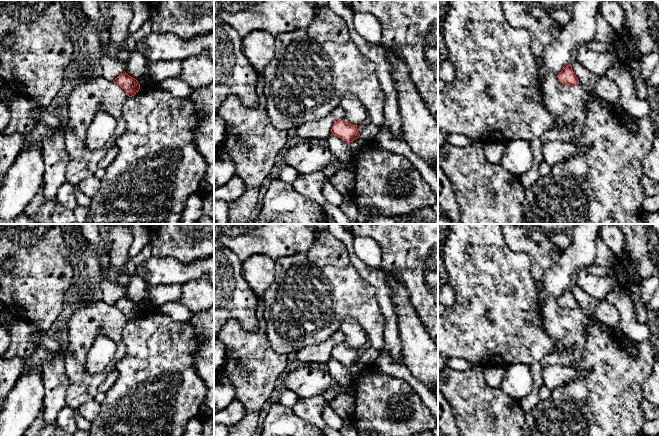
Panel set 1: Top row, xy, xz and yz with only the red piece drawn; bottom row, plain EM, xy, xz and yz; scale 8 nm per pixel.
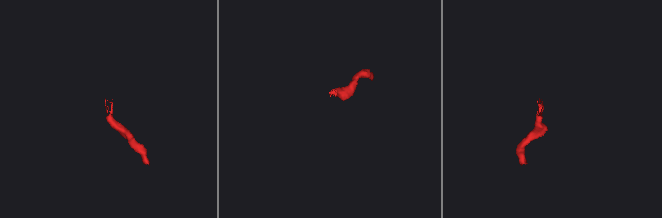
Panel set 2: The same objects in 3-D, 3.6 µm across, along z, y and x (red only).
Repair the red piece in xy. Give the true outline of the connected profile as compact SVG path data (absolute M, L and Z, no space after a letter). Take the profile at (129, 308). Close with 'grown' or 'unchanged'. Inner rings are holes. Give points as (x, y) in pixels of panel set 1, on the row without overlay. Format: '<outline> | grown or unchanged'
M126 296L119 299L113 306L124 313L129 321L134 320L140 313L138 305Z | unchanged

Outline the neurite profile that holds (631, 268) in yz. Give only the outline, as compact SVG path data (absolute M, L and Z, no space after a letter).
M632 261L629 263L629 266L627 268L627 272L629 276L631 277L629 285L639 285L636 277L635 277L635 266L636 266L636 261Z

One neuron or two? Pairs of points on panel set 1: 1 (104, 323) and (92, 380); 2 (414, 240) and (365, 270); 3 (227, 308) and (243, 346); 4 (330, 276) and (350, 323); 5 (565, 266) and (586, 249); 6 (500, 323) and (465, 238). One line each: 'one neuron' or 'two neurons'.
1: one neuron
2: two neurons
3: two neurons
4: two neurons
5: one neuron
6: one neuron

